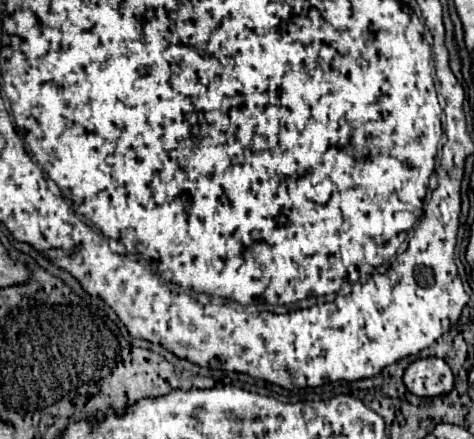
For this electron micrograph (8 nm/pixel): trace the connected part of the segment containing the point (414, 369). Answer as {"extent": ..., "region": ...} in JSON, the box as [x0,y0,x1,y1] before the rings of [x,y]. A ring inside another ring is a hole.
{"extent":[404,358,454,398],"region":[[[424,358],[406,368],[404,384],[414,396],[438,398],[452,392],[454,374],[442,358]]]}

